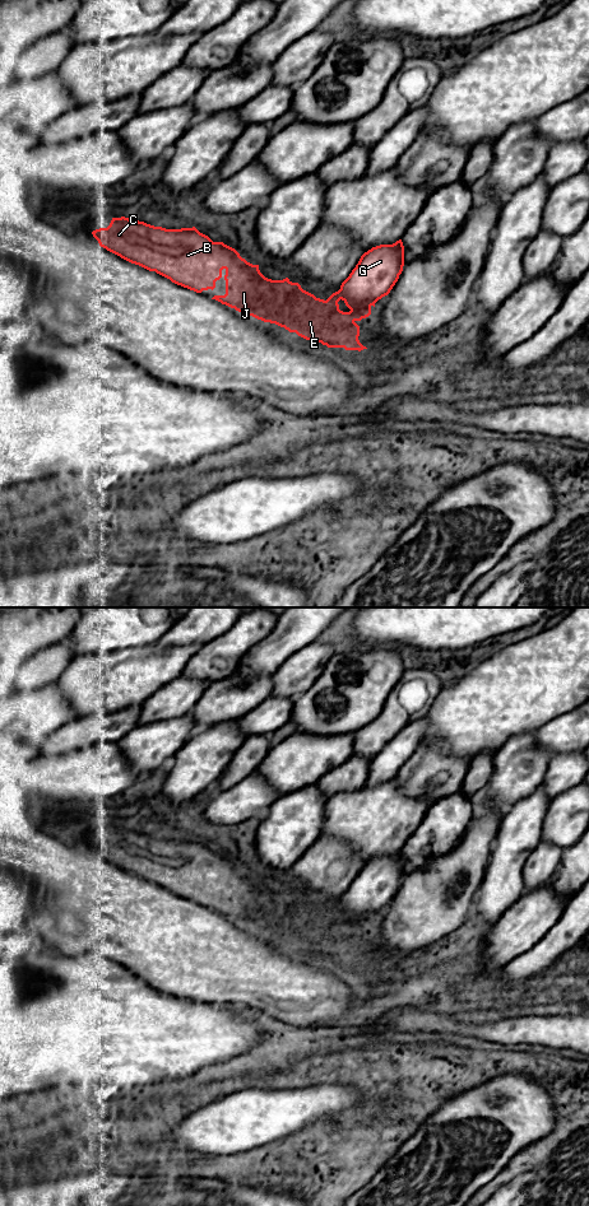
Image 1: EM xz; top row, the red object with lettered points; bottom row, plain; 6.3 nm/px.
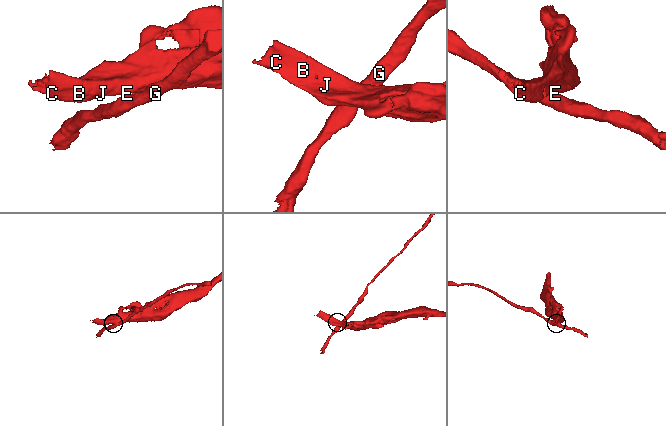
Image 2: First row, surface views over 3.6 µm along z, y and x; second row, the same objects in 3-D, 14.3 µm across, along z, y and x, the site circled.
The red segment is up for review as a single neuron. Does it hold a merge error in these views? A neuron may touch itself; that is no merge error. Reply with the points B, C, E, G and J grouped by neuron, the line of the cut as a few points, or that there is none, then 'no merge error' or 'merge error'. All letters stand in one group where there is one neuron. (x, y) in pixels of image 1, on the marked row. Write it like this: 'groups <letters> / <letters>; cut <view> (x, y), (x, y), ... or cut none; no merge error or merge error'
groups B C E J / G; cut xz (325, 301), (327, 308), (321, 313), (324, 324), (353, 322); merge error

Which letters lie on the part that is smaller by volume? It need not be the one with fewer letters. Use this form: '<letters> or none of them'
G

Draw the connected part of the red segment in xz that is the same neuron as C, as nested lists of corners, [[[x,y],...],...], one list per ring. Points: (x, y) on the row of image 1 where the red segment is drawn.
[[[121,216],[112,218],[107,228],[96,229],[92,234],[107,251],[196,293],[213,290],[223,276],[226,294],[212,299],[238,312],[328,348],[367,349],[358,340],[360,326],[356,322],[321,322],[326,301],[288,278],[265,278],[259,265],[247,262],[223,242],[213,242],[195,227],[166,229]]]

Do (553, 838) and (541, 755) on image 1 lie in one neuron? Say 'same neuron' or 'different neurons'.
same neuron

